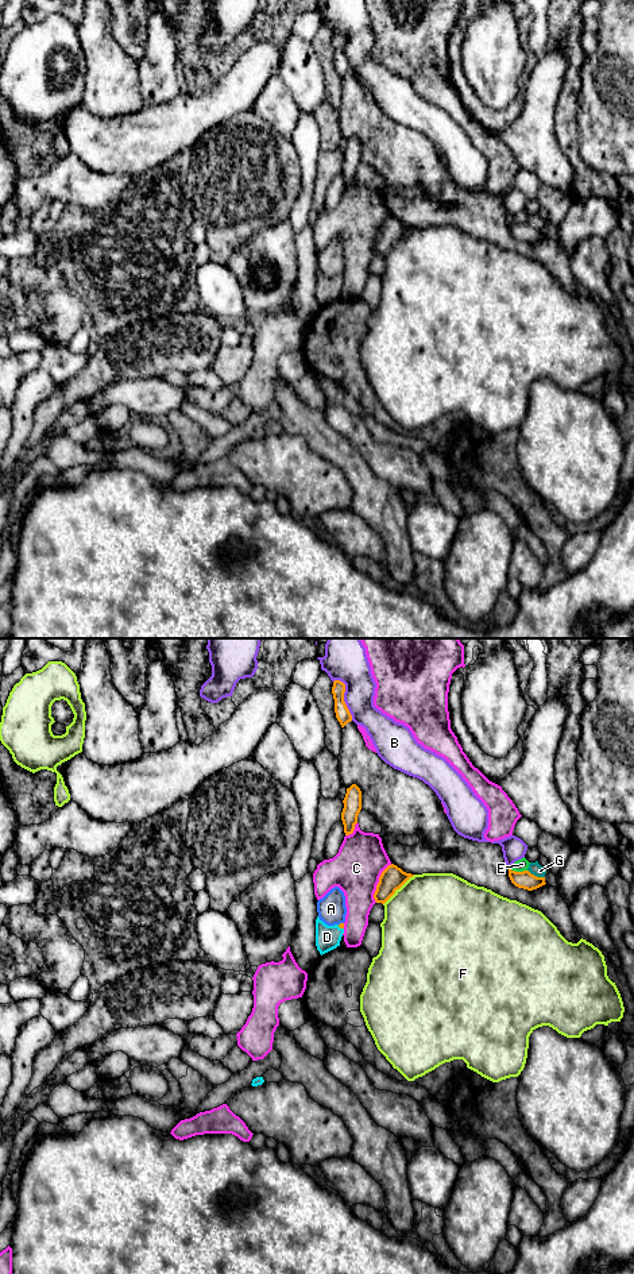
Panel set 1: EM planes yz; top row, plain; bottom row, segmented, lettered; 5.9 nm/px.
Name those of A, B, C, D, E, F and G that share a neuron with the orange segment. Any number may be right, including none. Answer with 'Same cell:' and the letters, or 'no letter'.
Same cell: D

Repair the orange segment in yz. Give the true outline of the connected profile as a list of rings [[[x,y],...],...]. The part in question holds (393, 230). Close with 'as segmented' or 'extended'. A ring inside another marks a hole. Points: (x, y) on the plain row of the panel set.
[[[388,217],[380,227],[374,251],[384,256],[414,227],[403,224],[397,217]]]; as segmented

